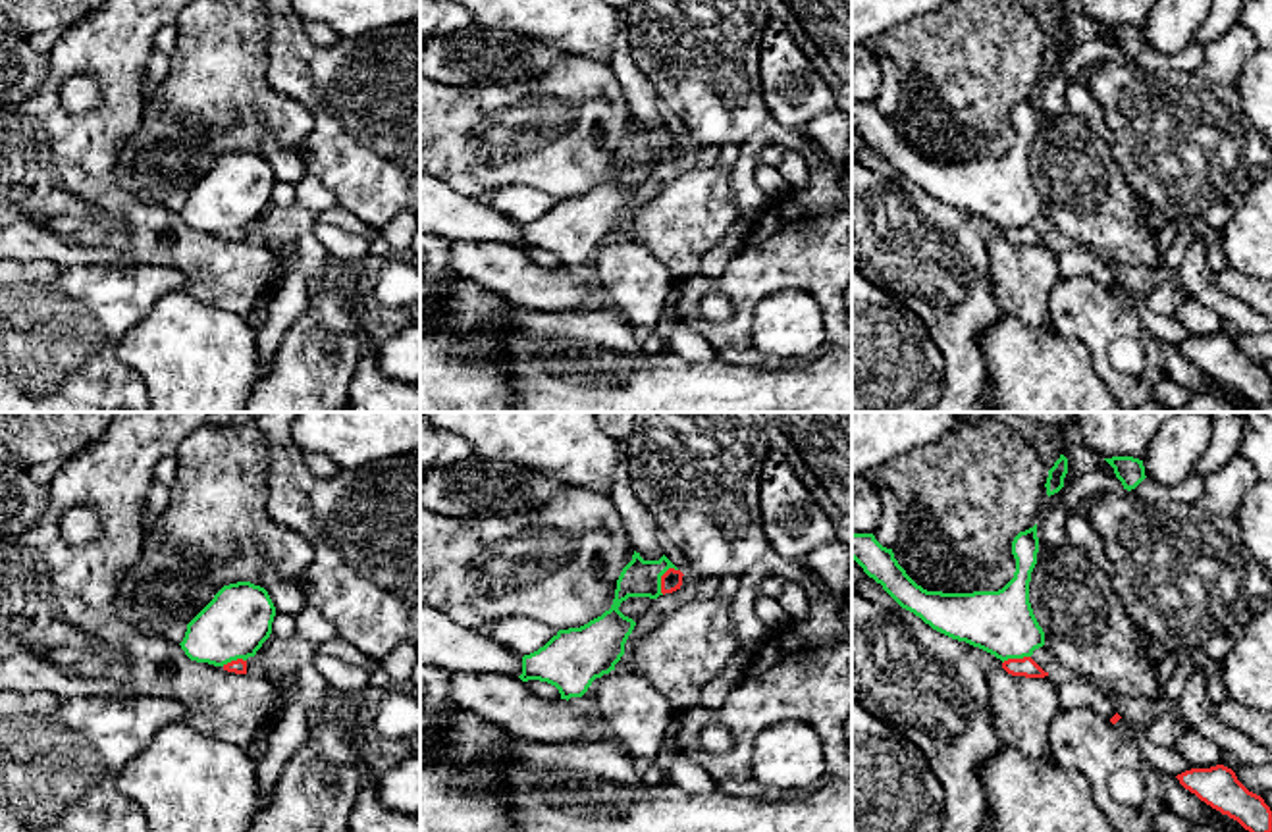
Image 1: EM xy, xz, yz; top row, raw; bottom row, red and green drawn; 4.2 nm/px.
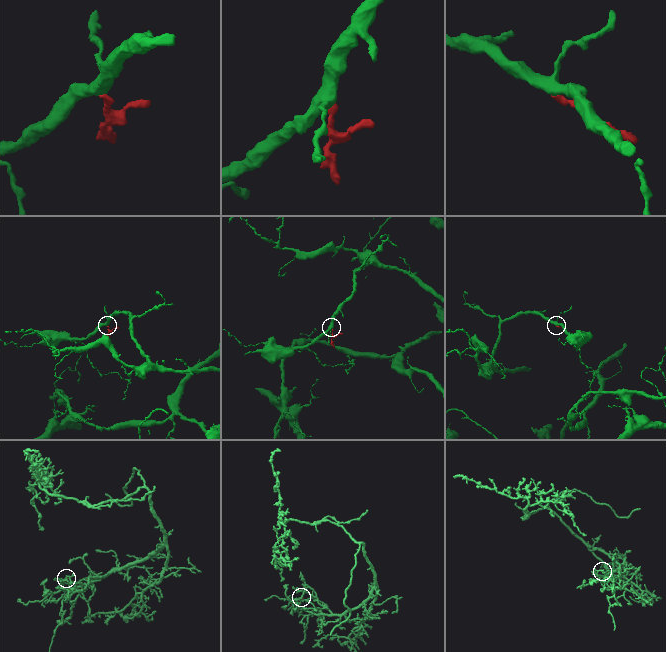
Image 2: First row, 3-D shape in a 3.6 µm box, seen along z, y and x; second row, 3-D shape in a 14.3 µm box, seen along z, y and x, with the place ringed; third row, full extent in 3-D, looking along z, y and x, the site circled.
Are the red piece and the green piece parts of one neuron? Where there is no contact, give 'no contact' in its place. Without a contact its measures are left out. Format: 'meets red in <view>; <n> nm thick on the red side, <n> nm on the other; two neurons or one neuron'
meets red in xz; 90 nm thick on the red side, 160 nm on the other; two neurons

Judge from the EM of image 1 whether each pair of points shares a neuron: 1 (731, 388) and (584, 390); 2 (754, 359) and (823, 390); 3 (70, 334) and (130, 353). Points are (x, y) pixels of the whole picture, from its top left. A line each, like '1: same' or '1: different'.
1: same
2: different
3: different

